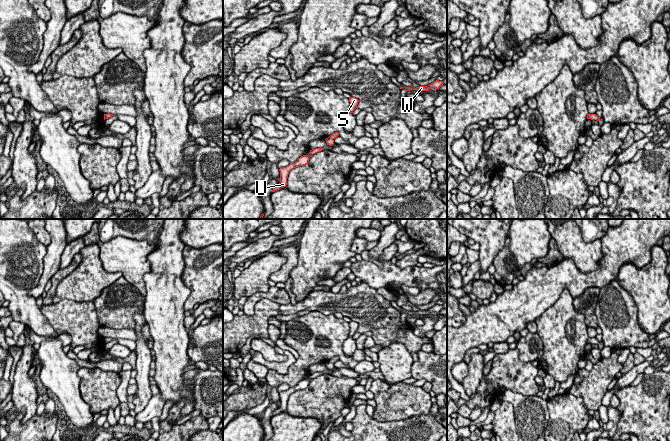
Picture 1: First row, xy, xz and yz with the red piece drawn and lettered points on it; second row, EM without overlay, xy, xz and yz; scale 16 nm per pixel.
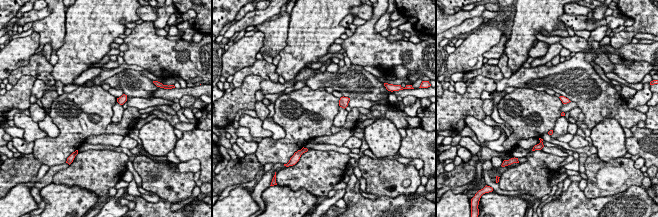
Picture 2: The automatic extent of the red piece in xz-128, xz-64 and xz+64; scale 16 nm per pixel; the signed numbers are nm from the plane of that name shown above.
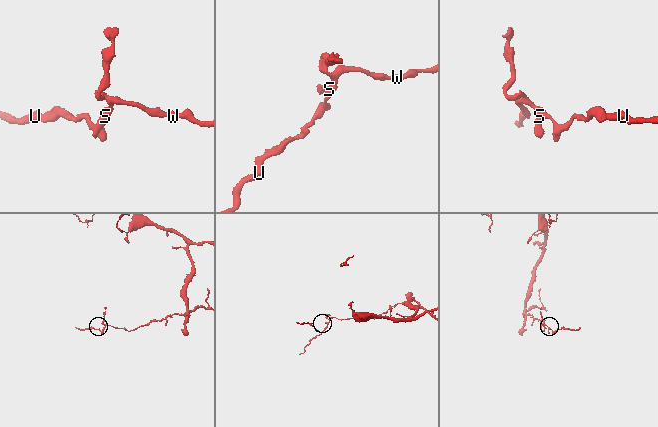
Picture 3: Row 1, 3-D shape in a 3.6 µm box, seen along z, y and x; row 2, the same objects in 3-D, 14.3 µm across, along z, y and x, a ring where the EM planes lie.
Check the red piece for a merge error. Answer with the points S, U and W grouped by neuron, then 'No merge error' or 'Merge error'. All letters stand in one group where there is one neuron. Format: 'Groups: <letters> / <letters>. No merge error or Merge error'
Groups: S U W. No merge error

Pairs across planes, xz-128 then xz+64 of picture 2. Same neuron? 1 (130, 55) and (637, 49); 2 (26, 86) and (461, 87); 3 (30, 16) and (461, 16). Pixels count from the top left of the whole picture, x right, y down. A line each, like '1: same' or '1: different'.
1: same
2: different
3: different

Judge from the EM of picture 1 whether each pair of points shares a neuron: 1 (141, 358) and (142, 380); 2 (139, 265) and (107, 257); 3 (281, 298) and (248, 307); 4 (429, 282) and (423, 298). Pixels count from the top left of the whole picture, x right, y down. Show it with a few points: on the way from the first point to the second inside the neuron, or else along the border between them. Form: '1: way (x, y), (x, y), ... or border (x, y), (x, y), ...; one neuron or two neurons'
1: way (142, 363), (142, 375); one neuron
2: way (131, 260), (128, 257), (115, 257); one neuron
3: way (273, 295), (259, 295), (255, 299); one neuron
4: border (420, 291), (432, 289), (436, 294); two neurons

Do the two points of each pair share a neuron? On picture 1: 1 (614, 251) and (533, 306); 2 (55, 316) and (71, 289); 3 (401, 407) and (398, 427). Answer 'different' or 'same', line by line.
1: same
2: different
3: different

